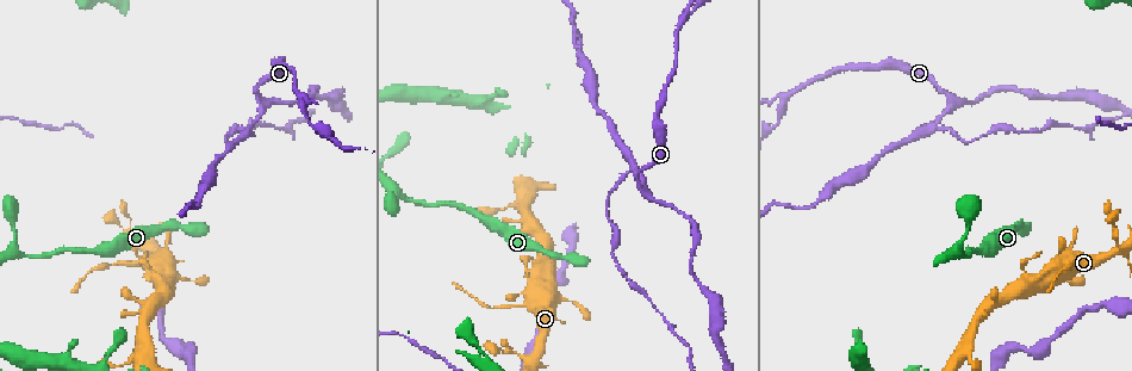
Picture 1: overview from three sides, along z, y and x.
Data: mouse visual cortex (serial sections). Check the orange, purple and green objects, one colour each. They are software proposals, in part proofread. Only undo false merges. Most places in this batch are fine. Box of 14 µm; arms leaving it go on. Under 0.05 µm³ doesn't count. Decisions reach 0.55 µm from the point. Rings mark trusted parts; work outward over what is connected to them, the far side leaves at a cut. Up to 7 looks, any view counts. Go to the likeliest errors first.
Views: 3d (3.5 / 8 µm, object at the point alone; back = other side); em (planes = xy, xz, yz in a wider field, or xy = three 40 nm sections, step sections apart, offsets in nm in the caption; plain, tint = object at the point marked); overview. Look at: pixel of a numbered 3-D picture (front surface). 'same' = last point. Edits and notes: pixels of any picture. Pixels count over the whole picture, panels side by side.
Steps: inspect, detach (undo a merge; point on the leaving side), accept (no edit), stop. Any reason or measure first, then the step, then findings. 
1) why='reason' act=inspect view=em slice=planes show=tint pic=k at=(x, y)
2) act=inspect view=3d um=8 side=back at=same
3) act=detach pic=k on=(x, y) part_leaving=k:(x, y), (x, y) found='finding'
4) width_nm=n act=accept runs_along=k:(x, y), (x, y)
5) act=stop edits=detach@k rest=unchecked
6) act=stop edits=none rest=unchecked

why='abrupt turn' act=inspect view=3d um=8 pic=1 at=(635, 171)

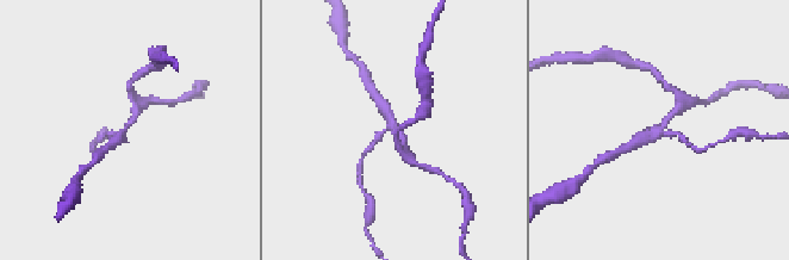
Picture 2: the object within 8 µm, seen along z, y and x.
arms=3 arm_widths_nm=150,250,300 act=inspect view=em slice=xy step=1 show=tint pic=2 at=(392, 129)

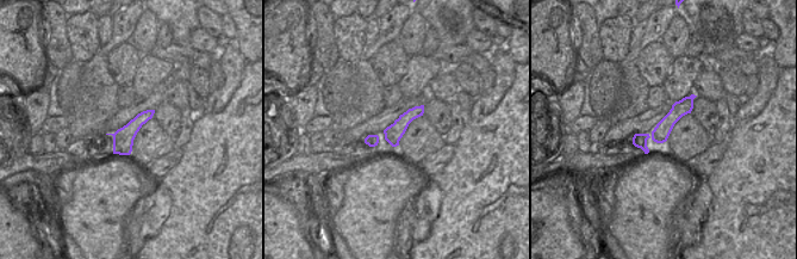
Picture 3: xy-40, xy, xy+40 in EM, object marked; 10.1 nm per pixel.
act=detach pic=2 on=(103, 134) part_leaving=2:(386, 130), (372, 143), (359, 166) found='two cells meet here'

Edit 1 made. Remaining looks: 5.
why='narrows sharply' act=inspect view=3d um=3.5 pic=1 at=(188, 279)

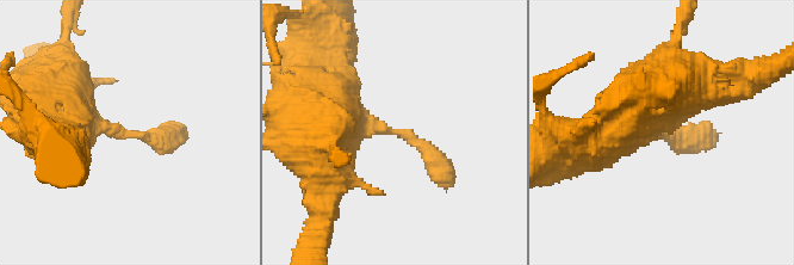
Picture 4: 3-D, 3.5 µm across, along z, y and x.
act=inspect view=em slice=xy step=1 show=tint pic=4 at=(397, 134)

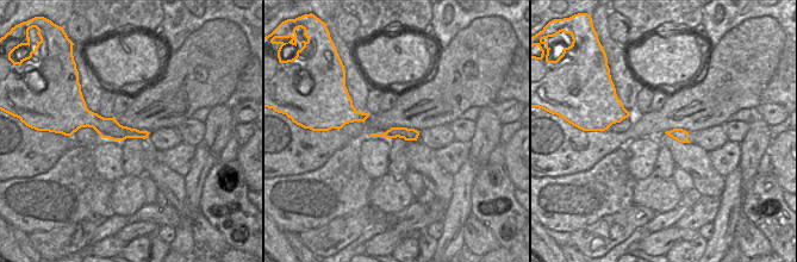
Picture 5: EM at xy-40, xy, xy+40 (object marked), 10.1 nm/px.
width_nm=120 act=accept runs_along=4:(333, 130), (410, 136), (451, 183) found='continuous, no second cell'

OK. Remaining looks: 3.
act=inspect view=overview

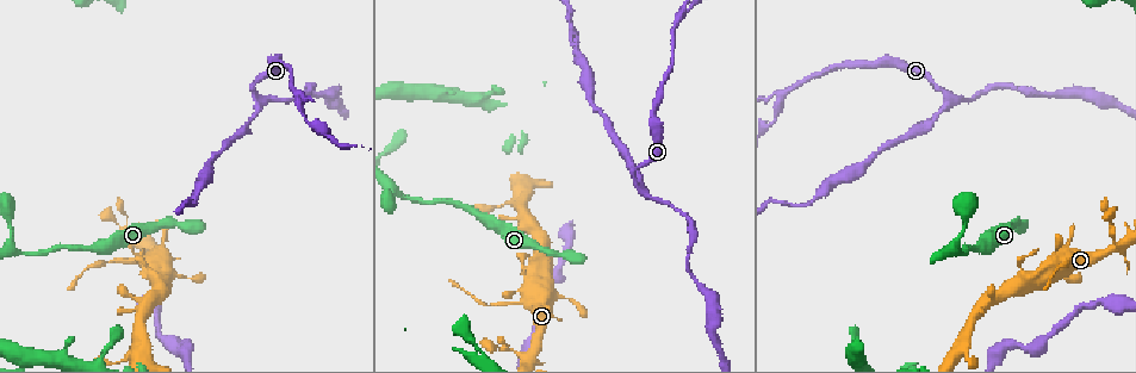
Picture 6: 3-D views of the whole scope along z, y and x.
why='sudden change in width' act=inspect view=3d um=8 pic=6 at=(540, 248)

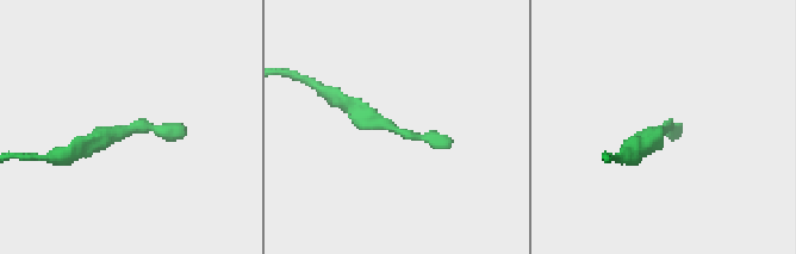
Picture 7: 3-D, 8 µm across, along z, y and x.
act=inspect view=3d um=3.5 pic=7 at=(131, 129)

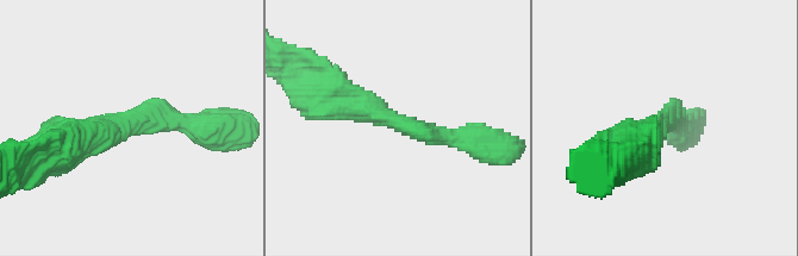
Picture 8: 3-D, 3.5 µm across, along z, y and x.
act=accept runs_along=8:(322, 98), (431, 137), (465, 137) found='one cell here'

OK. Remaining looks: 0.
act=stop edits=detach@2 rest=unchecked

